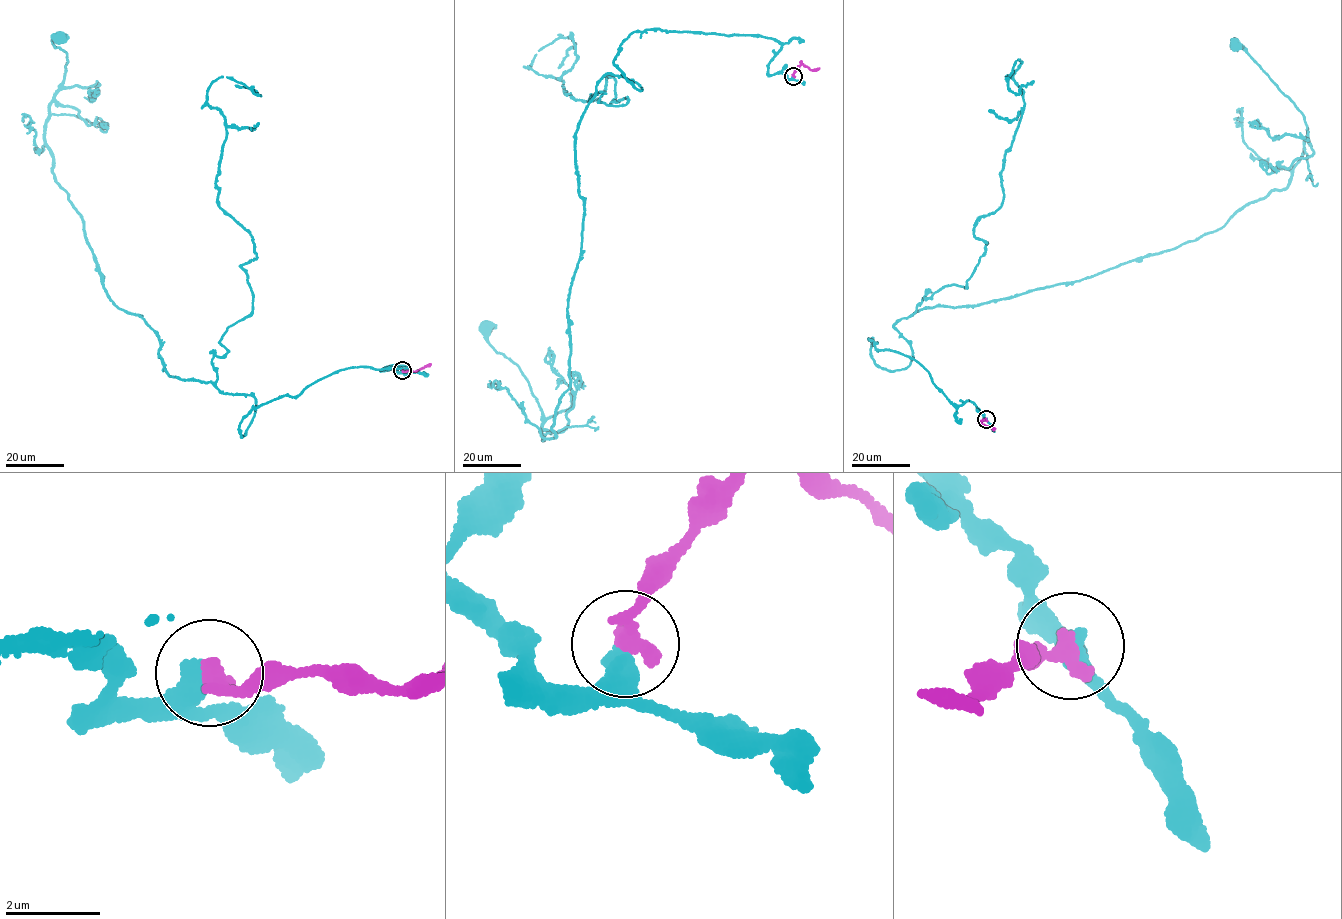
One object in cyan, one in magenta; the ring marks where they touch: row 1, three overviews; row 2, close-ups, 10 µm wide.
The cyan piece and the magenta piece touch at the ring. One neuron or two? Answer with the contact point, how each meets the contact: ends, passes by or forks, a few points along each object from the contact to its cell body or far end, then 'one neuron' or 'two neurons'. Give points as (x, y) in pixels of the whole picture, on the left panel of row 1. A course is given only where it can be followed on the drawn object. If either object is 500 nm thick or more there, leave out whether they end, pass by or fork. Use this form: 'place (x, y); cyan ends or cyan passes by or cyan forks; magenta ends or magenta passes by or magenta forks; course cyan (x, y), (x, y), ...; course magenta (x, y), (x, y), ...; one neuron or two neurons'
place (402, 370); cyan ends; magenta ends; course cyan (402, 370), (339, 370), (252, 409), (242, 437), (251, 395), (170, 376), (55, 180), (58, 39); course magenta (402, 370), (415, 371), (430, 363); two neurons

